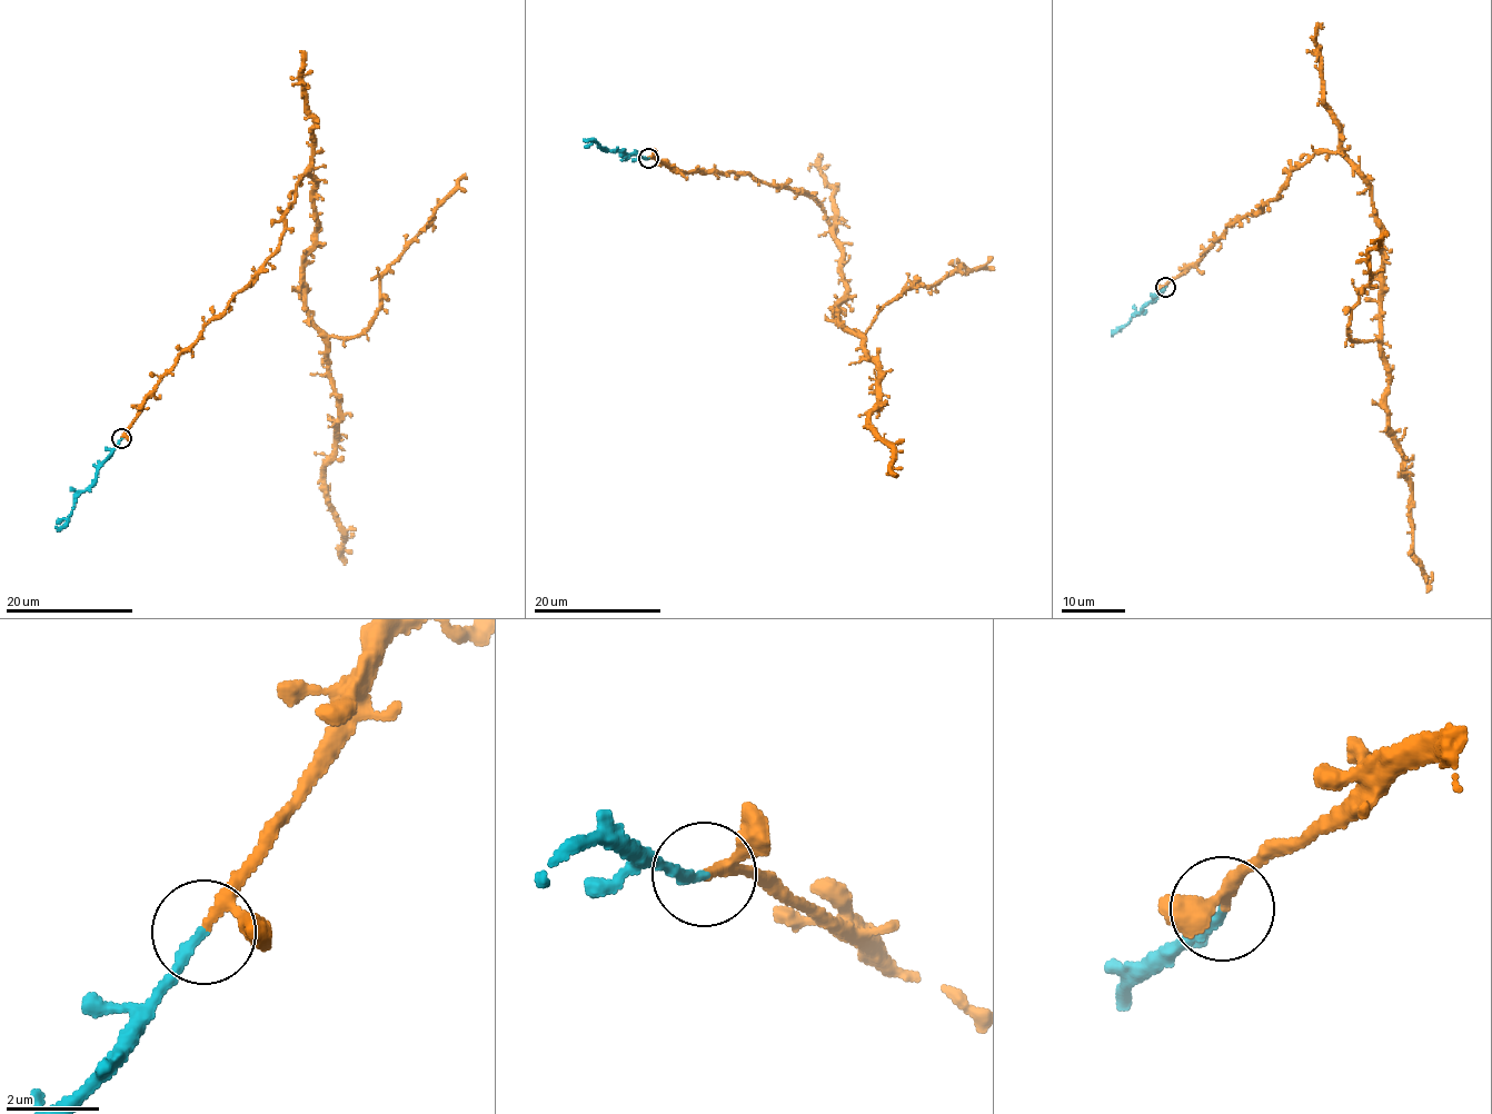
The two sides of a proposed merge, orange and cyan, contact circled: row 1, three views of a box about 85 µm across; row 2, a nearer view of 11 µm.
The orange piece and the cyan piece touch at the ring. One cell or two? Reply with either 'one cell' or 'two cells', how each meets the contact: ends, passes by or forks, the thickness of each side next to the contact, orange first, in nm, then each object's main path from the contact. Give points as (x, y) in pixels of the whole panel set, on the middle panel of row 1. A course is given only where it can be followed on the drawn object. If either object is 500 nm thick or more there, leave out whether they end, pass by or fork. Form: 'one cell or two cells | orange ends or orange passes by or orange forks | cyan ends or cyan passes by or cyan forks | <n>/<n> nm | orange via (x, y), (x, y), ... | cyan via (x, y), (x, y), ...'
one cell | orange passes by | cyan ends | 170/240 nm | orange via (647, 158), (744, 171), (822, 207), (841, 248), (838, 326), (878, 374), (872, 434), (896, 474) | cyan via (647, 158), (615, 152), (583, 139)

